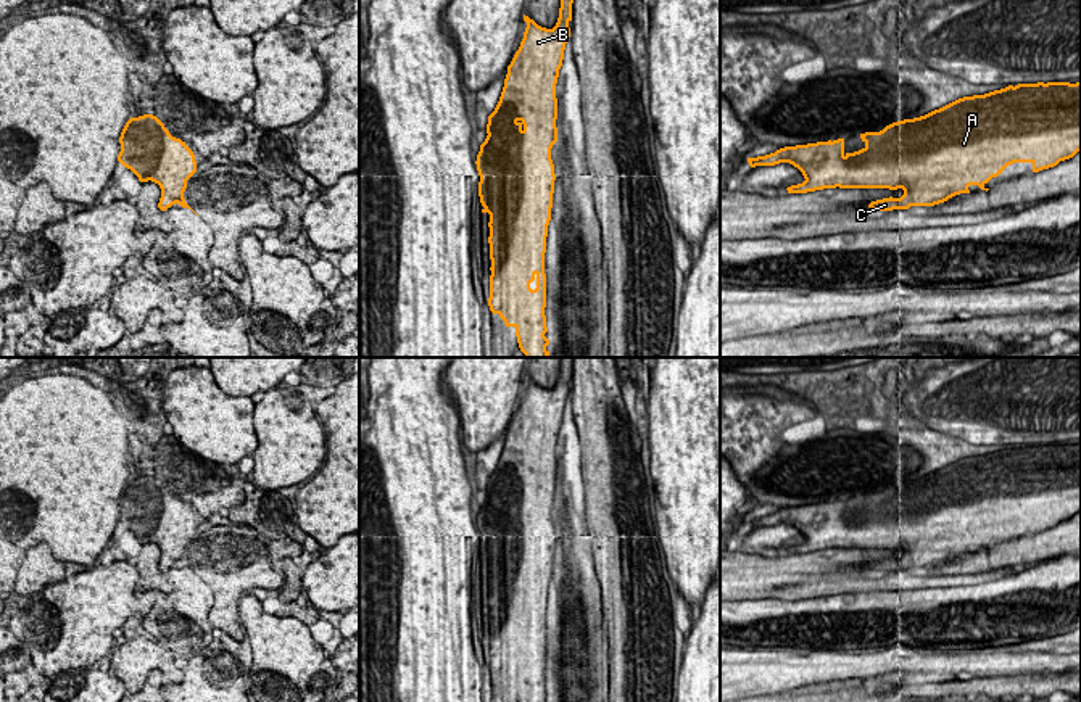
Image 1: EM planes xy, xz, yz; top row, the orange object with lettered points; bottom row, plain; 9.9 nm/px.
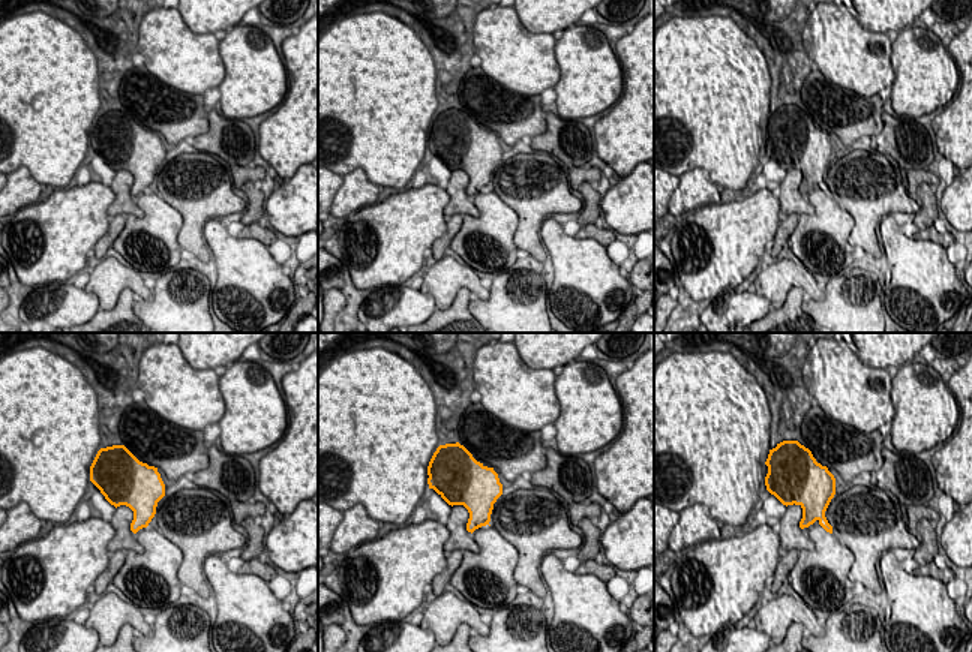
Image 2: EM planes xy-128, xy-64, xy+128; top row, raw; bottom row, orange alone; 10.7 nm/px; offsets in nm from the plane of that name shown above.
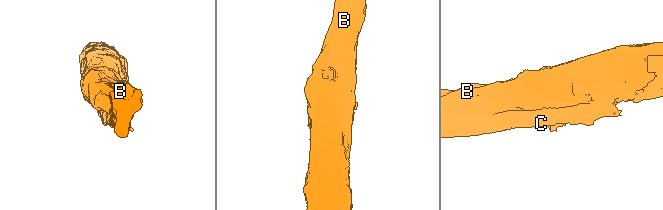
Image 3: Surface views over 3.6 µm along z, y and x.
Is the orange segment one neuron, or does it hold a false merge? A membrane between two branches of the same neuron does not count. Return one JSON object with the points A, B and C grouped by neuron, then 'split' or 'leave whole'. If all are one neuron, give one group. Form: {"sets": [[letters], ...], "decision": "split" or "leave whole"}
{"sets": [["A", "B", "C"]], "decision": "leave whole"}

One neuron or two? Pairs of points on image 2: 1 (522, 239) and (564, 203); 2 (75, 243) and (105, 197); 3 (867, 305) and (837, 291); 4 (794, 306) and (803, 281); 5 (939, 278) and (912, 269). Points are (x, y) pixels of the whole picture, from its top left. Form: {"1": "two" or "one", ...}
{"1": "one", "2": "one", "3": "one", "4": "two", "5": "one"}

